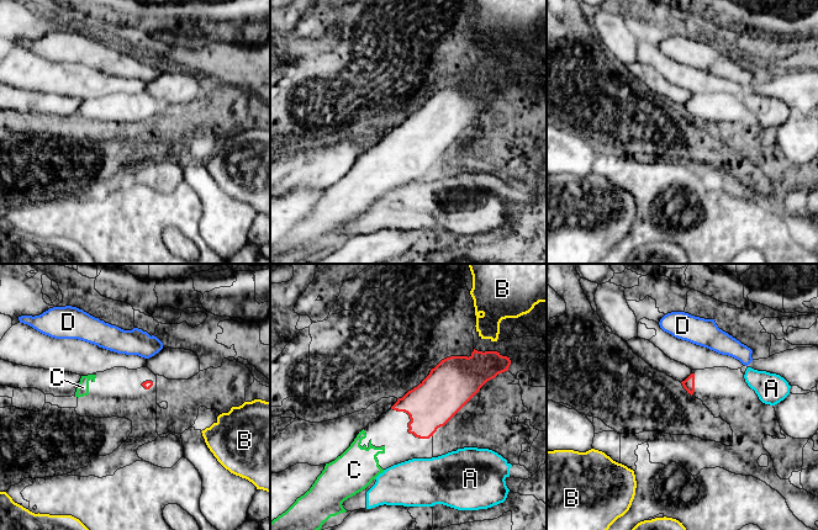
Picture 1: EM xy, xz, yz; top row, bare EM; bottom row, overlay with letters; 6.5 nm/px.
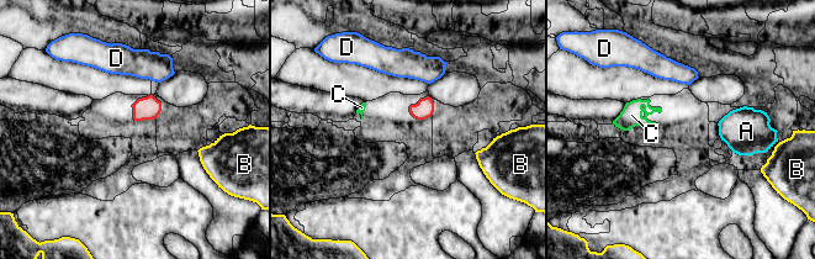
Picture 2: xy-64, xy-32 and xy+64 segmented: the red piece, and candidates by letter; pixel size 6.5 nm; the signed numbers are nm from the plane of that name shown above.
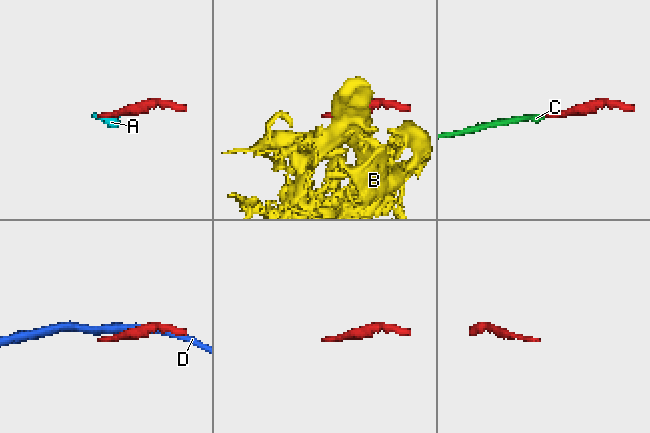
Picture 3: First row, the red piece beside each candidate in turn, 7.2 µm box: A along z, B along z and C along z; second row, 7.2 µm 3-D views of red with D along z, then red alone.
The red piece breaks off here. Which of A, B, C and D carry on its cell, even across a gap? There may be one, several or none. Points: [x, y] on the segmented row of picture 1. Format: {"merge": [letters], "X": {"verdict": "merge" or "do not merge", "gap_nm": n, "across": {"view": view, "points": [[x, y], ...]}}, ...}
{"merge": ["C"], "A": {"verdict": "do not merge", "gap_nm": 130, "across": {"view": "xz", "points": [[428, 438], [432, 457]]}}, "B": {"verdict": "do not merge", "gap_nm": 70, "across": {"view": "xz", "points": [[491, 351], [491, 340]]}}, "C": {"verdict": "merge", "gap_nm": 190, "across": {"view": "xz", "points": [[408, 432], [384, 446]]}}, "D": {"verdict": "do not merge", "gap_nm": 150, "across": {"view": "xy", "points": [[146, 381], [146, 358]]}}}

